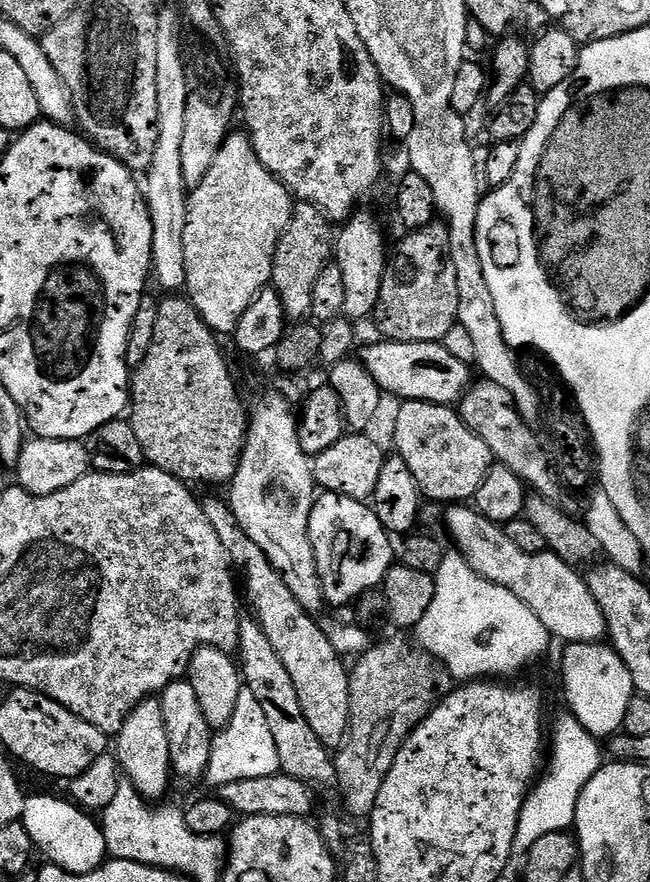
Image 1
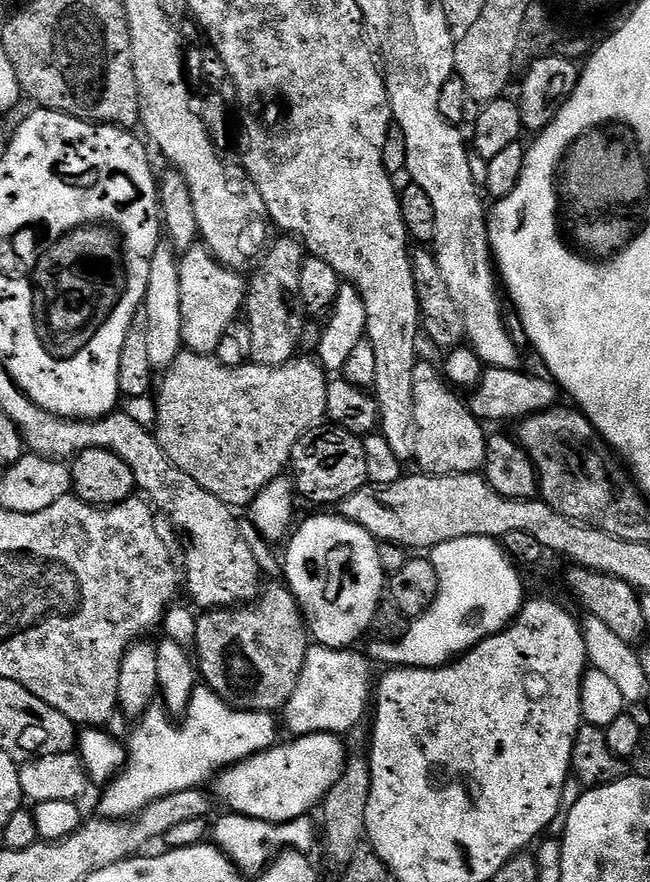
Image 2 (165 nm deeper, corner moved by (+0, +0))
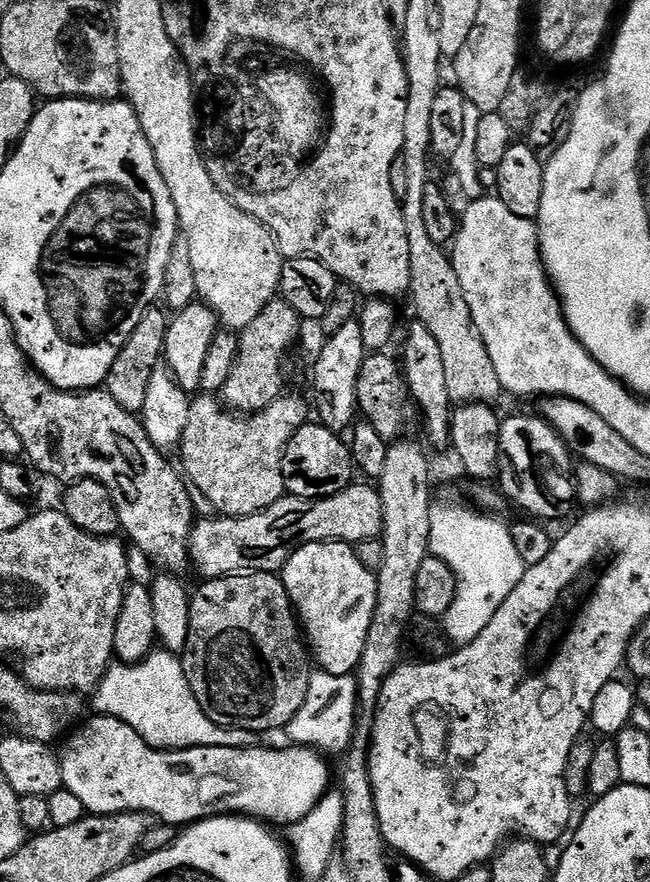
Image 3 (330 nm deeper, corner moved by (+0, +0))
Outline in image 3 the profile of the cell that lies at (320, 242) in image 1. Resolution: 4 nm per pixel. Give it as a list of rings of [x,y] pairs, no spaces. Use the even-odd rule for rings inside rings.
[[[271,300],[246,326],[238,336],[240,349],[234,362],[234,370],[230,378],[226,378],[226,386],[222,393],[222,400],[231,411],[237,414],[251,414],[266,410],[275,400],[280,399],[284,388],[284,376],[280,371],[284,368],[284,355],[292,348],[292,343],[300,336],[302,321],[294,309],[285,300]]]

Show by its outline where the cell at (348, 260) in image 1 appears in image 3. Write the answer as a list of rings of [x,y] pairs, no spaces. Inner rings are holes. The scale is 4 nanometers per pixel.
[[[354,318],[350,322],[346,322],[346,326],[342,326],[342,330],[338,330],[333,336],[327,337],[323,342],[325,344],[321,346],[320,353],[316,356],[316,365],[312,368],[312,384],[316,387],[316,408],[314,404],[314,412],[315,415],[316,412],[320,415],[317,416],[319,423],[326,425],[332,432],[343,433],[353,427],[354,421],[358,416],[356,406],[358,370],[362,370],[362,362],[366,355],[359,319]]]

